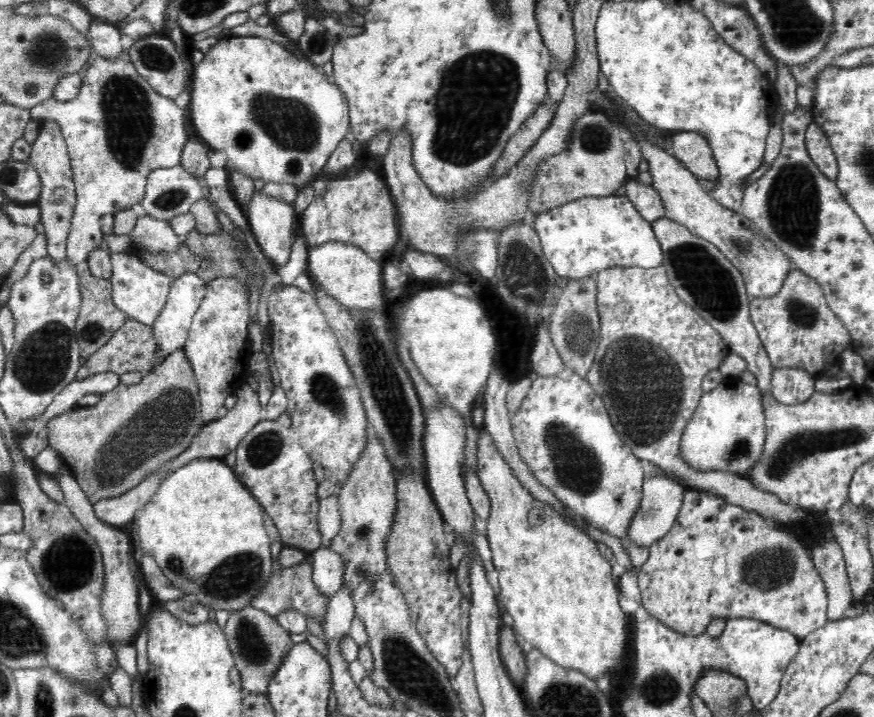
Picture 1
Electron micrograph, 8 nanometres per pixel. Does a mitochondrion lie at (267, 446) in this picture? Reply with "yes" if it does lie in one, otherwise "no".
yes

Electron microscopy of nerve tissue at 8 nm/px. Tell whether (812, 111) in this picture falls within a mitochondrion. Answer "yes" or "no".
no

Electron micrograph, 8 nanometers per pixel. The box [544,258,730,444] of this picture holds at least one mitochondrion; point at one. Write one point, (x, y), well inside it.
(578, 336)

